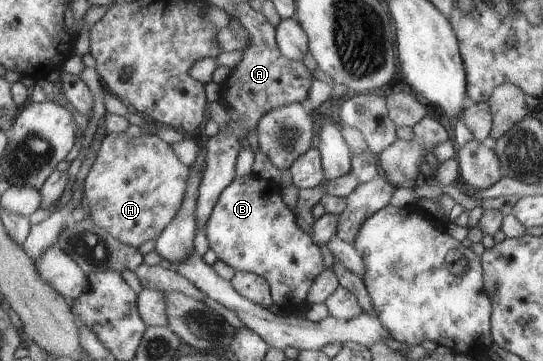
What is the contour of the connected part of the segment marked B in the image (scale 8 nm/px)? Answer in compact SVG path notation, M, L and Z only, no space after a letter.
M252 173L235 176L216 199L216 204L206 220L204 232L208 248L214 252L218 260L231 266L234 271L260 275L268 283L272 302L292 314L308 305L308 288L312 286L314 278L322 274L326 268L318 244L314 244L310 236L298 227L295 212L284 205L279 190L280 185L274 181L260 179Z

